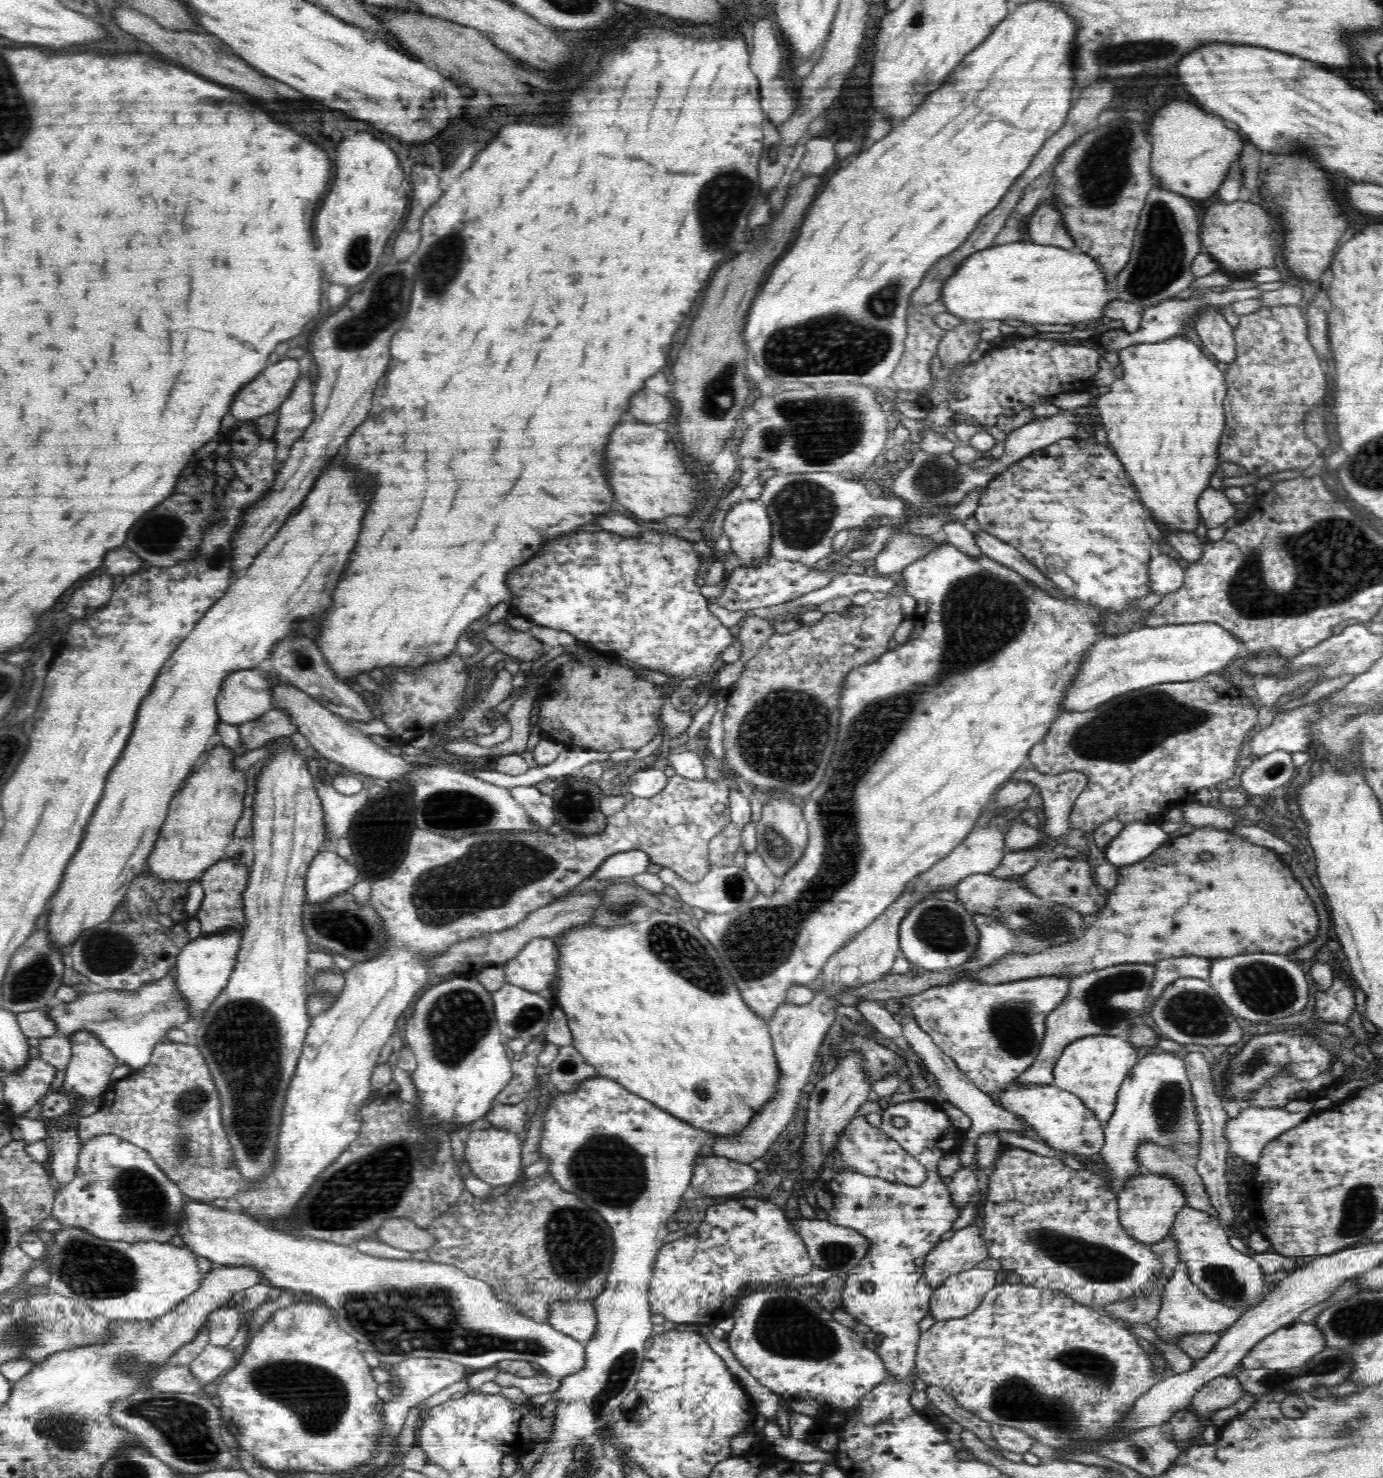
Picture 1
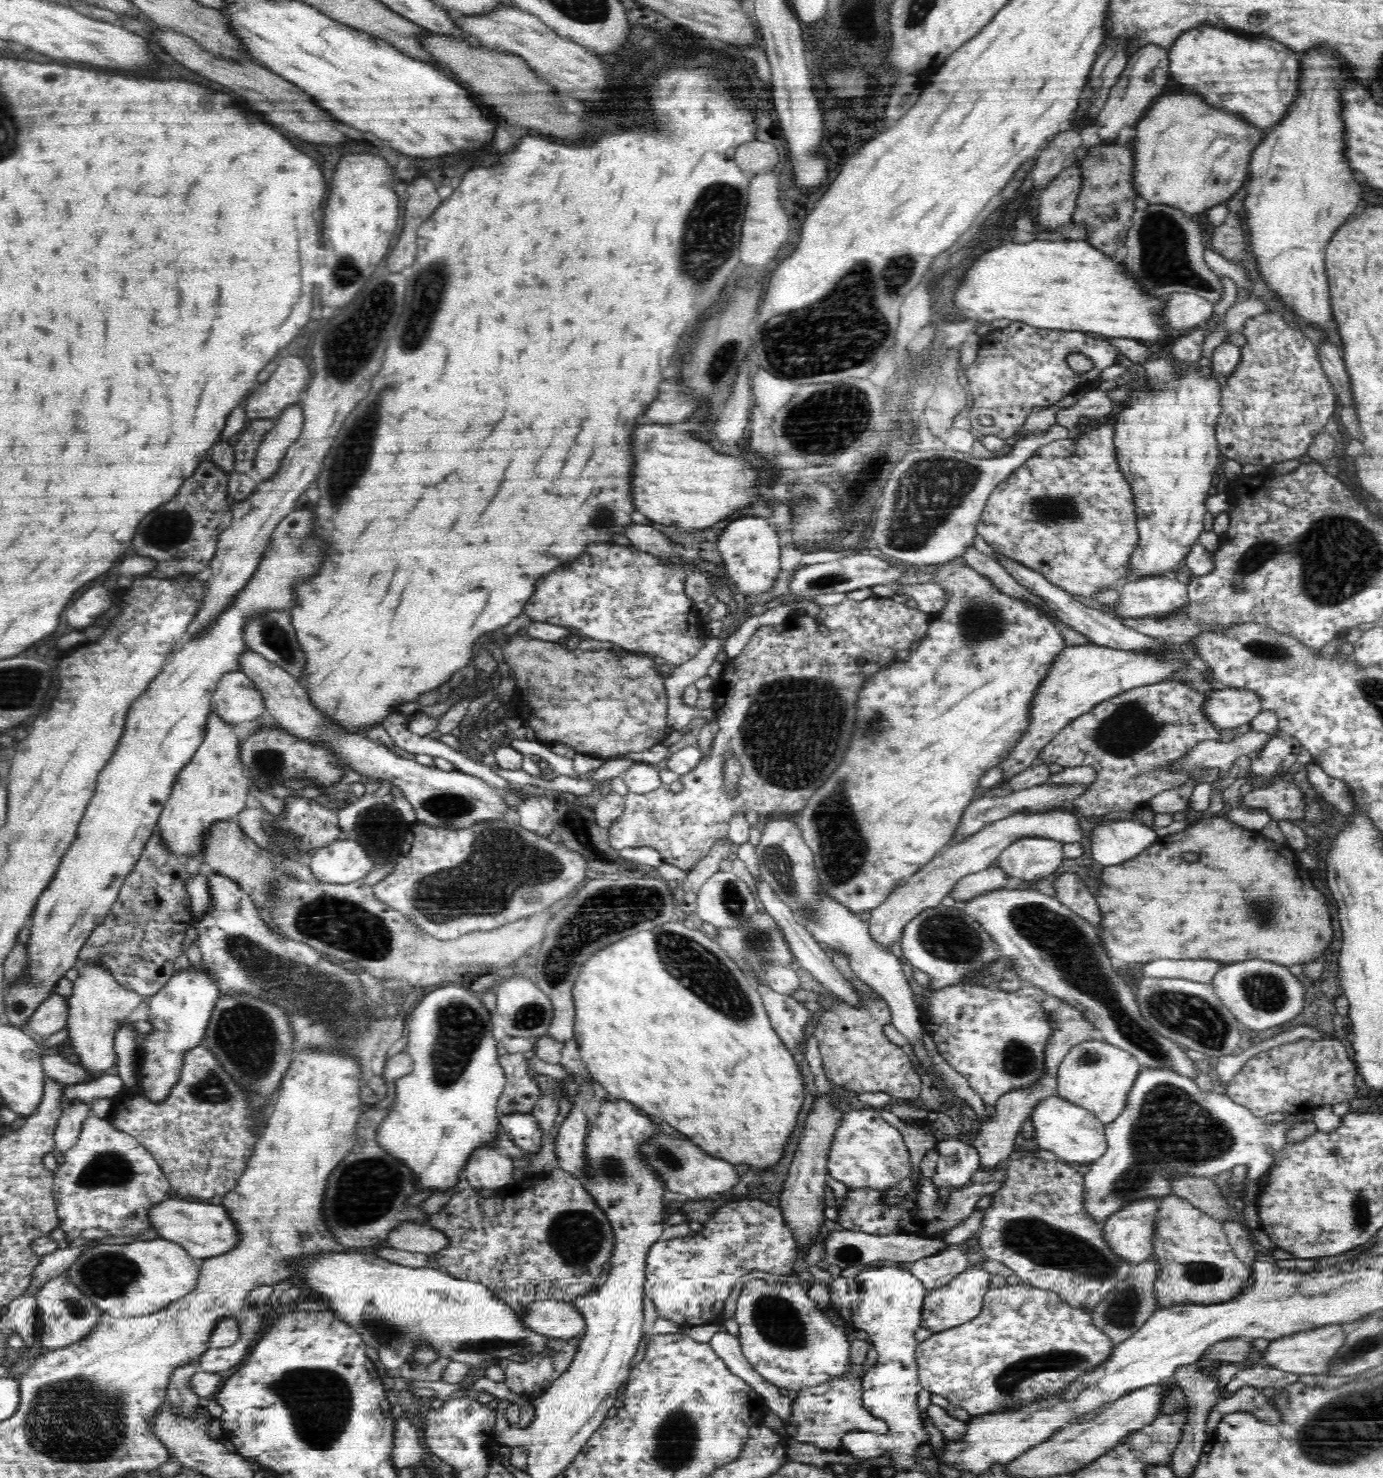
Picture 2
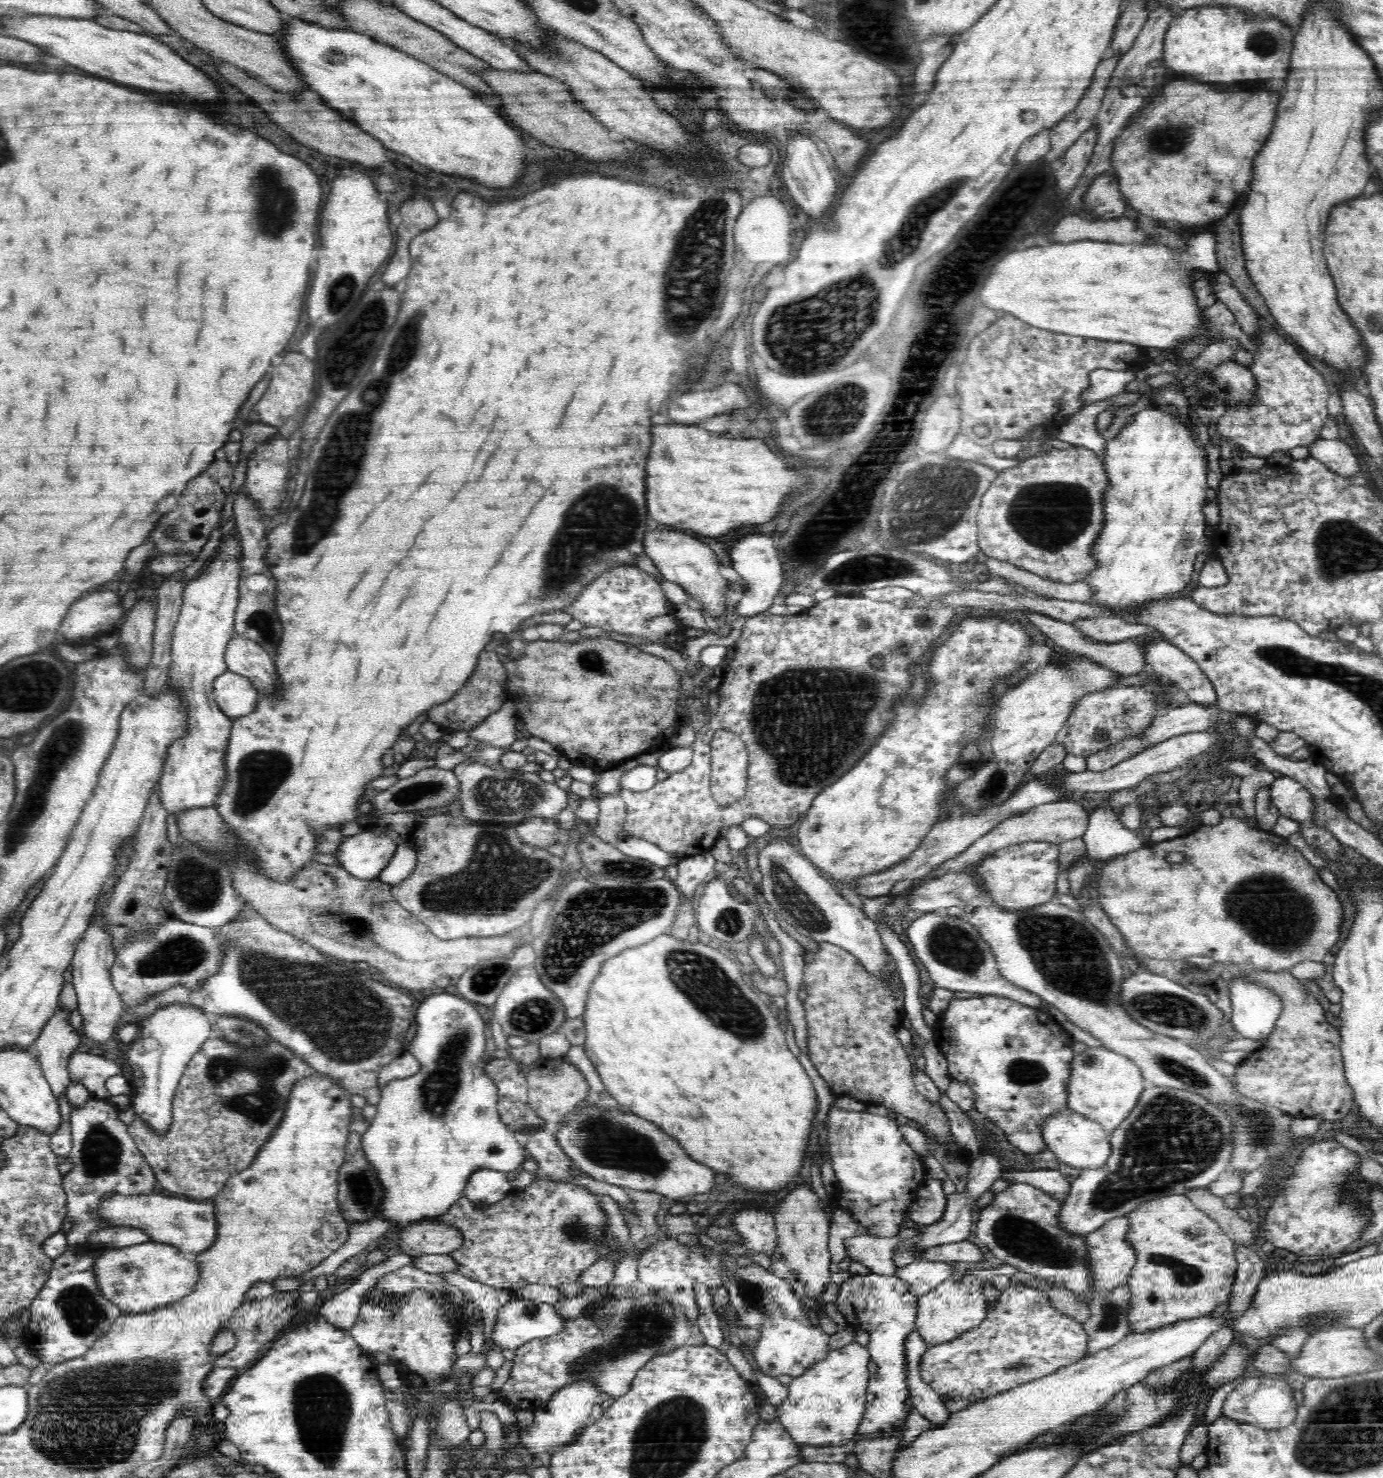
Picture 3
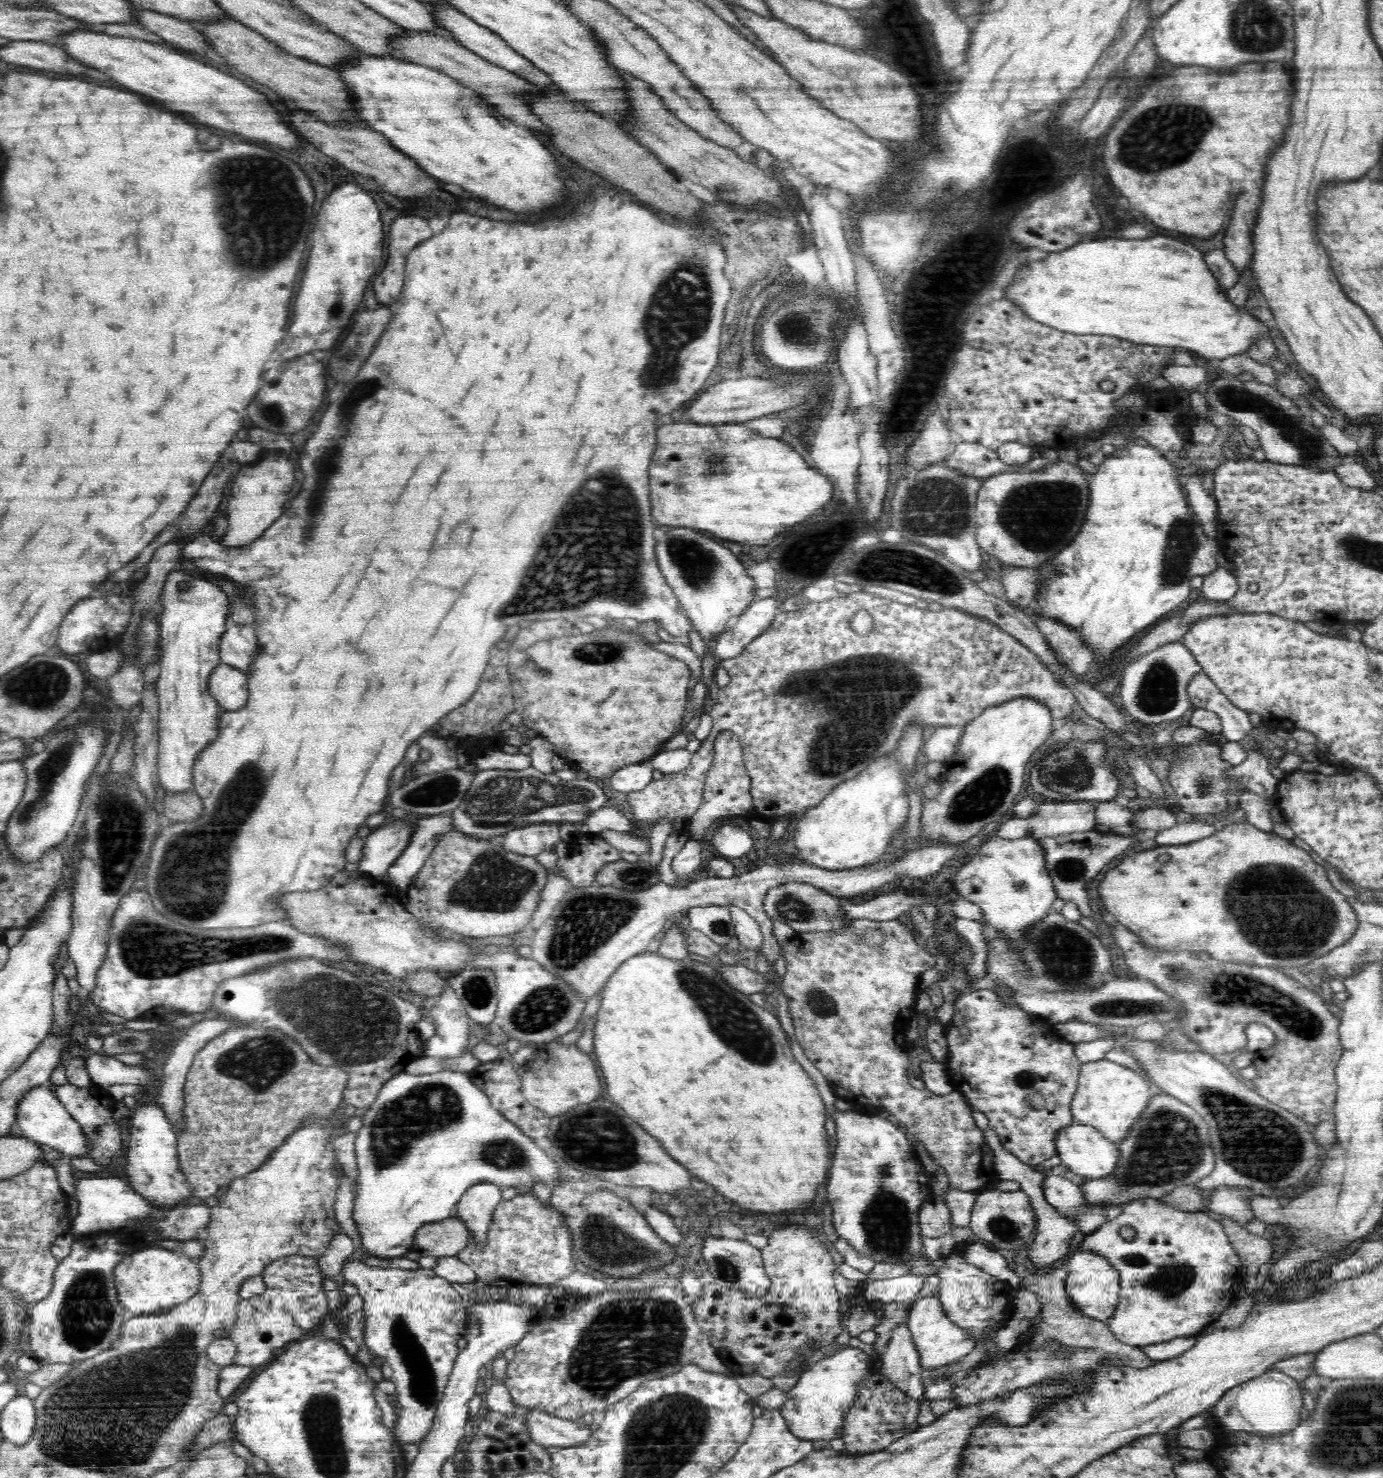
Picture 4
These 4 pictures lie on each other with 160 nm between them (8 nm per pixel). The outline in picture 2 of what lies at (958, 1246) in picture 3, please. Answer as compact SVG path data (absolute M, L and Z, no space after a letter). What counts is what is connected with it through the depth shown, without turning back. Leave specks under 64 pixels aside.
M842 1229L832 1231L824 1242L824 1263L836 1265L842 1271L853 1266L864 1266L874 1262L892 1261L896 1263L912 1264L922 1258L928 1258L932 1254L943 1251L949 1244L943 1241L942 1237L928 1238L916 1236L915 1234L888 1234L877 1235L867 1232L856 1232Z

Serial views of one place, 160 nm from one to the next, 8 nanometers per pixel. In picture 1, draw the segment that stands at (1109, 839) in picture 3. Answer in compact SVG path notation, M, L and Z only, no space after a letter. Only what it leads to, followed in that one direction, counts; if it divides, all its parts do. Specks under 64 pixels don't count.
M1142 821L1124 824L1124 828L1117 837L1111 840L1104 851L1106 861L1117 867L1124 867L1144 860L1146 856L1150 856L1156 848L1160 848L1169 838L1168 833L1164 832L1160 827L1161 825L1156 823L1145 823Z

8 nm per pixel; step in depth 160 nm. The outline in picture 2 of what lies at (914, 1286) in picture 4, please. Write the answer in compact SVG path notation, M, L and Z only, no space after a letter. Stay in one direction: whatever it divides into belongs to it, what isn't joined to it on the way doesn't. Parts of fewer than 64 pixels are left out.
M949 1244L943 1251L908 1265L909 1272L931 1291L946 1286L970 1267L970 1254L959 1244Z

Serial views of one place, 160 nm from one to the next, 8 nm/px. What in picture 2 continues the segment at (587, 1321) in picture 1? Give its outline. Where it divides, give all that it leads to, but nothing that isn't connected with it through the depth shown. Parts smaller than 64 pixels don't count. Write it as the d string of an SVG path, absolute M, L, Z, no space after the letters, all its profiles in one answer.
M544 1299L532 1302L518 1317L524 1321L526 1329L554 1339L580 1338L586 1330L582 1313L569 1301Z

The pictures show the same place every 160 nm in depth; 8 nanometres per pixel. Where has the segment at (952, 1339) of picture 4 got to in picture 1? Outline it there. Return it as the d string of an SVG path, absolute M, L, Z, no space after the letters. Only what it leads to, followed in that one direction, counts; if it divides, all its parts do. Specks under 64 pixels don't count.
M972 1268L949 1276L939 1287L935 1287L930 1298L930 1315L936 1321L968 1316L994 1285L994 1270Z

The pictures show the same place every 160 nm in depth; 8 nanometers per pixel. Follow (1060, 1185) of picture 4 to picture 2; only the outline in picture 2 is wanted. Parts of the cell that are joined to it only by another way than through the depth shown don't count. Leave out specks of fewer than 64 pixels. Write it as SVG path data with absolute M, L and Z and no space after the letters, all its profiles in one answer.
M921 1174L916 1181L914 1190L910 1194L906 1194L900 1204L896 1202L896 1204L892 1205L886 1205L883 1202L883 1197L886 1192L892 1190L892 1188L886 1188L886 1190L877 1190L876 1188L849 1188L844 1203L838 1207L837 1222L842 1228L849 1231L867 1232L868 1234L877 1234L880 1236L904 1233L928 1238L940 1237L947 1230L962 1224L967 1218L970 1218L970 1214L972 1214L975 1205L981 1197L994 1194L1001 1187L1001 1182L986 1182L985 1184L975 1184L969 1187L953 1189L948 1200L941 1202L940 1196L938 1195L939 1190L932 1183L932 1177L926 1177Z

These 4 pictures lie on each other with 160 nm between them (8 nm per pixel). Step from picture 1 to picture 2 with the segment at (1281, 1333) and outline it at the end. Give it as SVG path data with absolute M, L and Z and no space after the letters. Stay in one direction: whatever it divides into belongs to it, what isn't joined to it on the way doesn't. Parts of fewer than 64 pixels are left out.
M1339 1324L1306 1329L1268 1342L1267 1349L1258 1364L1276 1367L1284 1372L1296 1374L1325 1374L1328 1361L1338 1352L1346 1334Z

